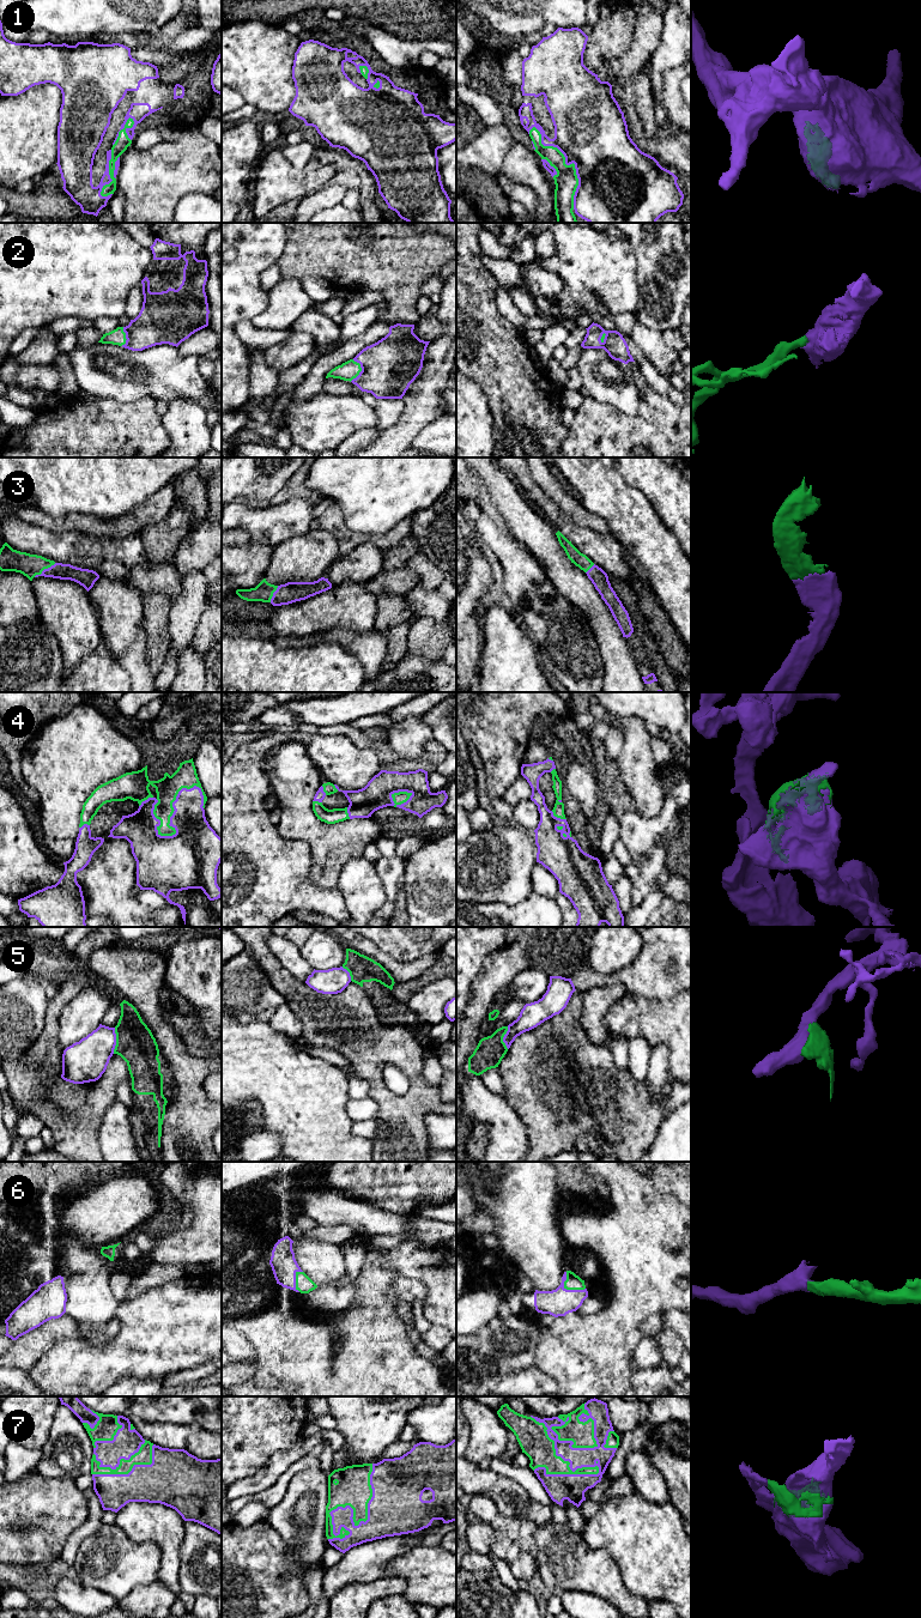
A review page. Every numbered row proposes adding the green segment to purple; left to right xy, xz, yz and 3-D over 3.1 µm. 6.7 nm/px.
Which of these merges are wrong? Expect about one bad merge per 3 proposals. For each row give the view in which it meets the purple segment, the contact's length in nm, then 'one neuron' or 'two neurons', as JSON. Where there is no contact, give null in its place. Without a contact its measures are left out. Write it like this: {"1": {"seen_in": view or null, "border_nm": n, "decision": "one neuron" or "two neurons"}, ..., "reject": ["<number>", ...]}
{"1": {"seen_in": "yz", "border_nm": 600, "decision": "one neuron"}, "2": {"seen_in": "xz", "border_nm": 150, "decision": "one neuron"}, "3": {"seen_in": "xy", "border_nm": 180, "decision": "one neuron"}, "4": {"seen_in": "xy", "border_nm": 440, "decision": "one neuron"}, "5": {"seen_in": "xy", "border_nm": 180, "decision": "two neurons"}, "6": {"seen_in": "yz", "border_nm": 180, "decision": "one neuron"}, "7": {"seen_in": "xz", "border_nm": 600, "decision": "one neuron"}, "reject": ["5"]}

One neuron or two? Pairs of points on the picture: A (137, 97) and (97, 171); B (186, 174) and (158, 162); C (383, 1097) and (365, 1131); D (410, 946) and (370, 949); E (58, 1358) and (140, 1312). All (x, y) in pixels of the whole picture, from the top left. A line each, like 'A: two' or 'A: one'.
A: two
B: one
C: two
D: two
E: one

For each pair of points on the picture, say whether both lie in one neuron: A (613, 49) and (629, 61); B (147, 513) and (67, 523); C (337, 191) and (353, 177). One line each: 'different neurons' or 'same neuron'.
A: different neurons
B: same neuron
C: different neurons

